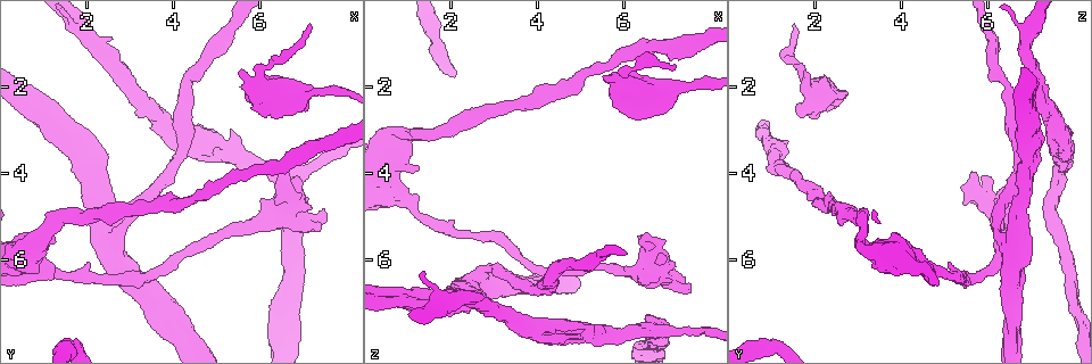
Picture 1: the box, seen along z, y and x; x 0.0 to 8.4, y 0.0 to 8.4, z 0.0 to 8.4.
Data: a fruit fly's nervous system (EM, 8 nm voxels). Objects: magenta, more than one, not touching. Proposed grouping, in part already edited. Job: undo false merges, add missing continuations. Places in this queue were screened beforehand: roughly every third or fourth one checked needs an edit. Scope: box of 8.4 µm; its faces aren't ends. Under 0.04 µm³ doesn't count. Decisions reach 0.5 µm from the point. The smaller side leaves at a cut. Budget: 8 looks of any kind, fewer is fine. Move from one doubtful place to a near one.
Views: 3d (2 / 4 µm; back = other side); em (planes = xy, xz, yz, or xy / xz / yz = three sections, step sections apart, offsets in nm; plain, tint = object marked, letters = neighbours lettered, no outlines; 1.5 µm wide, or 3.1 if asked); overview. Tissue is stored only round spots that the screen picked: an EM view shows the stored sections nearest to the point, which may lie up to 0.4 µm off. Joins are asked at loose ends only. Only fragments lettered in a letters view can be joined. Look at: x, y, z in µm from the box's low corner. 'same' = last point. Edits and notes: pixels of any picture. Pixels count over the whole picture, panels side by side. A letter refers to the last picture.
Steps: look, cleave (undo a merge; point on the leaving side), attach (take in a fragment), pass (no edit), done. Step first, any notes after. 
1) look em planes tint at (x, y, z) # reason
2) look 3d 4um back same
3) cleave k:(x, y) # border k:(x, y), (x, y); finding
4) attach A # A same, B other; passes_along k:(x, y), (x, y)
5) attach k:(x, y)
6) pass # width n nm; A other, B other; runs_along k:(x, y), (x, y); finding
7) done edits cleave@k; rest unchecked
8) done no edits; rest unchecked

look 3d 2um back at (7.15, 0.65, 1.45) # thin end

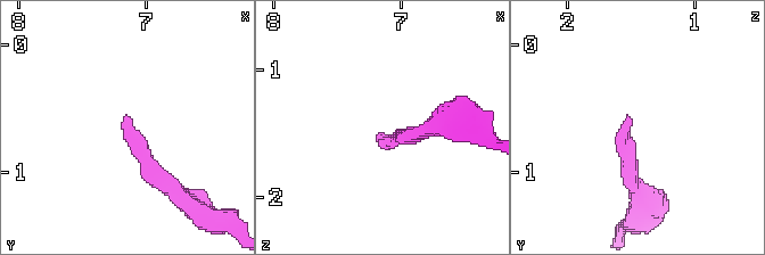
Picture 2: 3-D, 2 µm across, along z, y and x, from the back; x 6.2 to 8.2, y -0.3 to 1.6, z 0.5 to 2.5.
look em xy step 4 letters at (7.16, 0.60, 1.52)

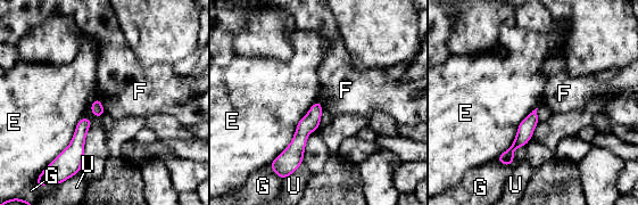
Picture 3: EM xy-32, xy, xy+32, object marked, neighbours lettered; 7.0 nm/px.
look em planes letters same # another direction

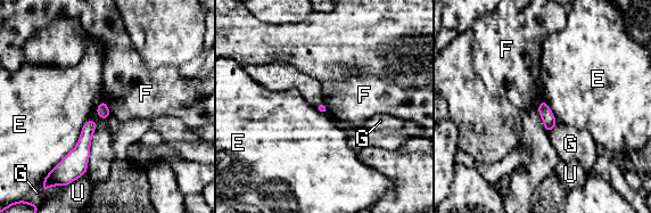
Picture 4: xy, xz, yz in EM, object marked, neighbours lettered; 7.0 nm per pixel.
pass # E other, F other, G other, U other; border 4:(328, 109), (326, 113); none of them fits

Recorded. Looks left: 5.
look em planes letters at (5.95, 2.55, 1.55) # thick end

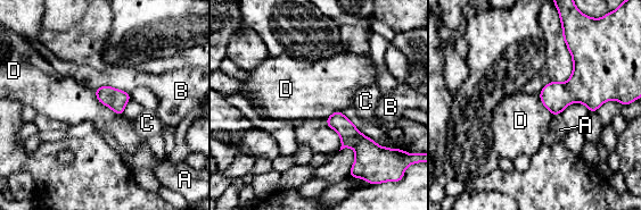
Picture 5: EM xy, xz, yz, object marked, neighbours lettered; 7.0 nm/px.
pass # A other, B other, C other, D other; no lettered fragment goes on from it

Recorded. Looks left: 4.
look em planes letters at (7.50, 5.00, 6.70) # stops while still wide

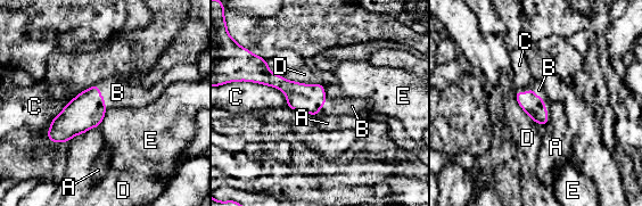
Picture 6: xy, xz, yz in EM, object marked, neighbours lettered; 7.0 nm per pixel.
attach B # longest_contact D 400 nm; A other, B same, C other, D other, E other; passes_along 6:(533, 105), (537, 96), (538, 90); it goes on there

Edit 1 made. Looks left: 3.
done edits attach@6; rest unchecked

